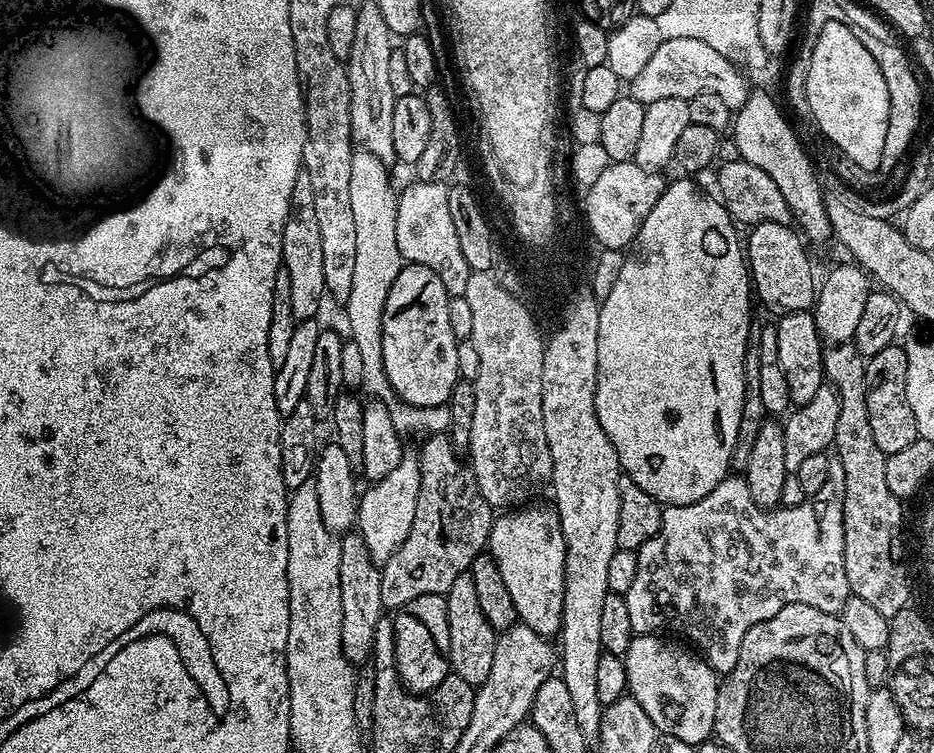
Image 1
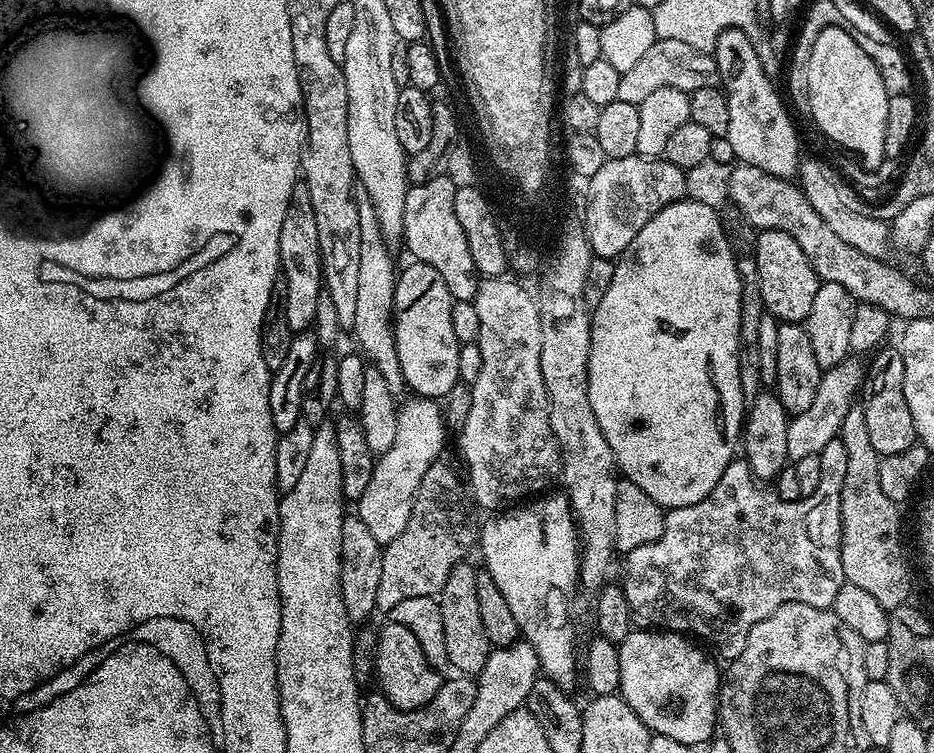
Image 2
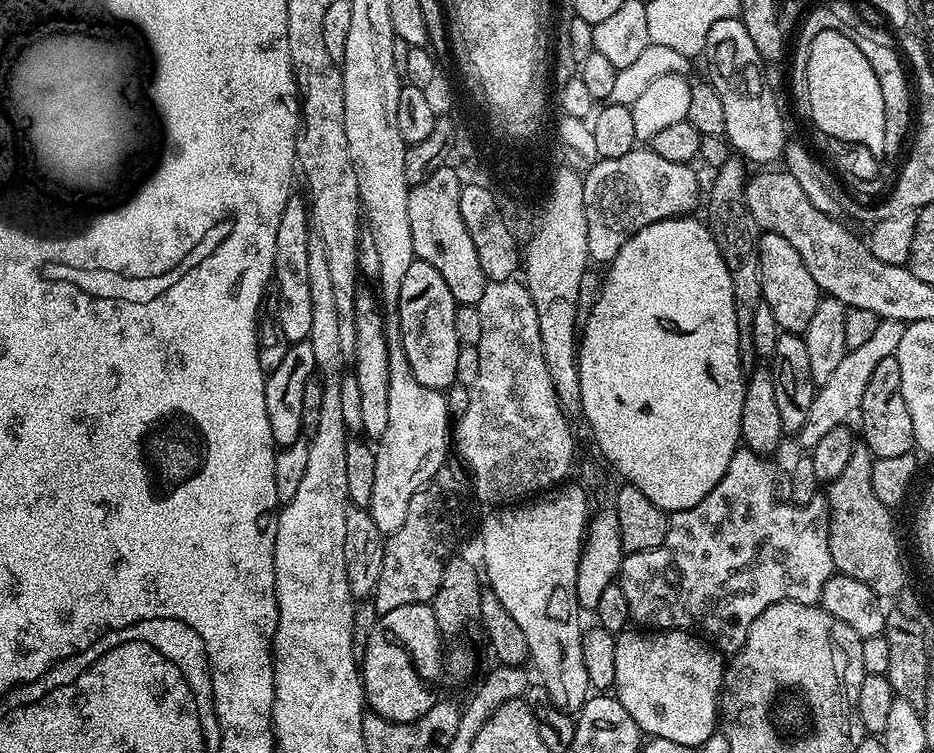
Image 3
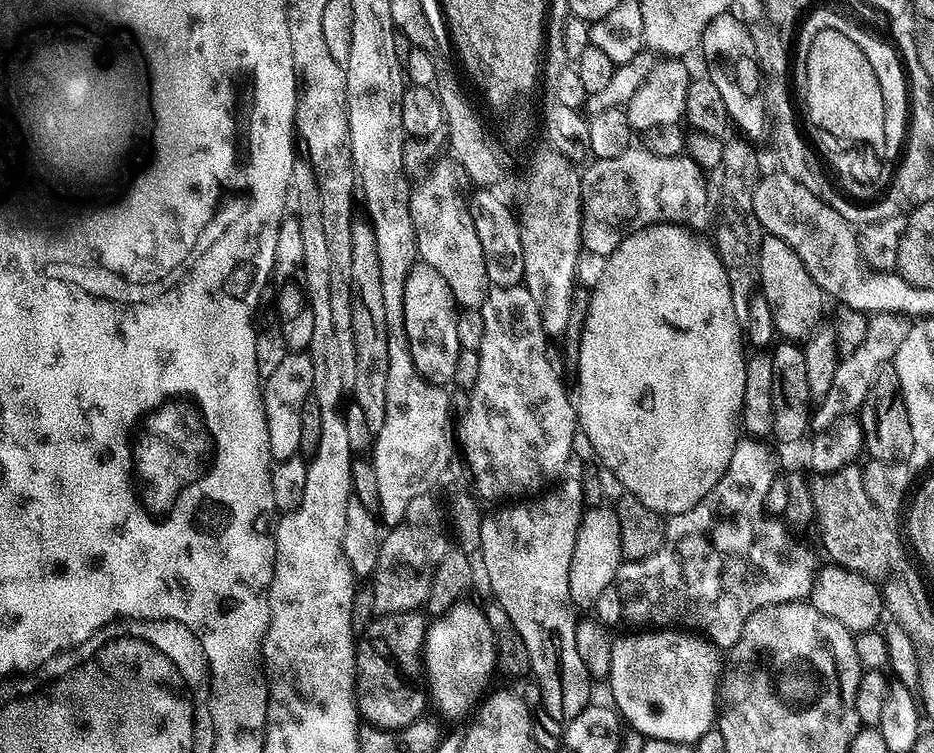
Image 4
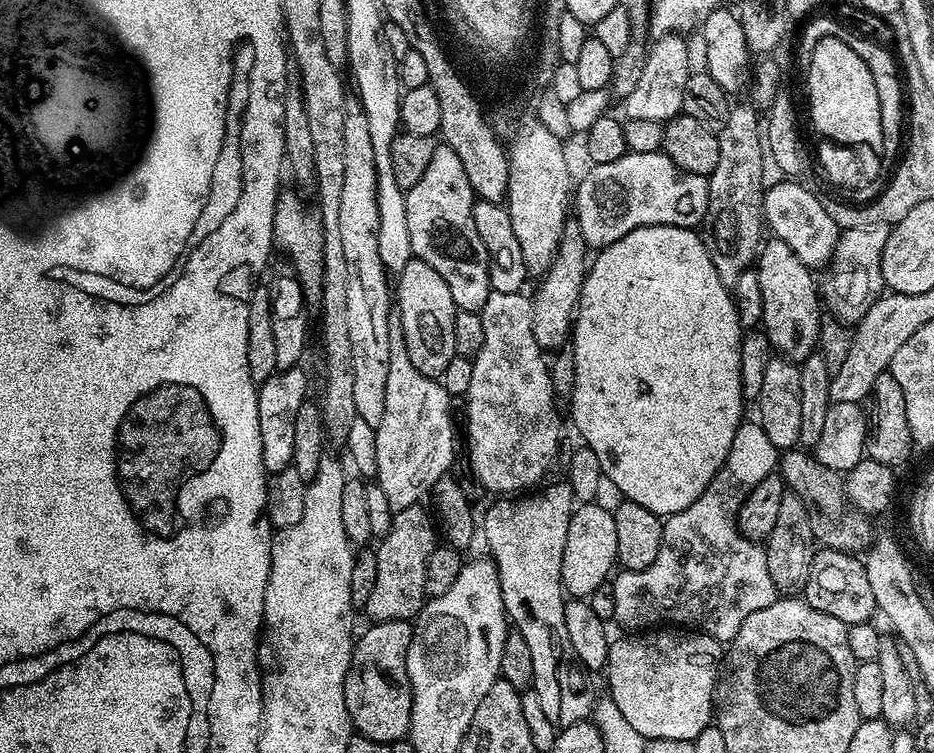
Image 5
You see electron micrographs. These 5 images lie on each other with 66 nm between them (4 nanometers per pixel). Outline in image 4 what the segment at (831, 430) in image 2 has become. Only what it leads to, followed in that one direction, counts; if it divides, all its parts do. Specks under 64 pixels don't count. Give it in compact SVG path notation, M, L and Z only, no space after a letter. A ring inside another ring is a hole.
M877 312L868 316L866 326L866 338L849 357L841 359L838 370L834 374L834 382L826 398L819 401L818 407L812 415L811 427L816 430L824 429L835 419L848 414L859 413L860 407L864 404L866 394L882 366L893 363L898 354L898 346L906 339L910 327L909 317L898 313Z

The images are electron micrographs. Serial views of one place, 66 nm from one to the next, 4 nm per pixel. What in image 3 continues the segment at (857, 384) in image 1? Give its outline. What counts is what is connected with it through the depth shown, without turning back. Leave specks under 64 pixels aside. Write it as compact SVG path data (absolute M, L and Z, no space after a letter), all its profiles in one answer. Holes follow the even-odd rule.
M857 447L842 474L827 485L830 554L833 569L839 575L858 578L858 582L878 587L880 592L892 592L900 586L901 570L893 544L890 510L874 494L873 459L867 447Z

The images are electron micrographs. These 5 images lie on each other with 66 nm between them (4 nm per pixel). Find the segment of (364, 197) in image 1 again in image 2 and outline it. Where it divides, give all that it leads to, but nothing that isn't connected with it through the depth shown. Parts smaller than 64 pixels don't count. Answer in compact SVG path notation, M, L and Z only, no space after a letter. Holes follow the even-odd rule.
M366 198L357 199L358 226L362 230L362 250L358 254L358 303L354 313L354 326L351 335L356 335L359 351L366 357L367 363L386 378L386 386L399 393L405 387L404 376L400 373L396 358L396 343L392 333L394 323L394 290L398 275L398 264L392 261L389 241L385 240L378 226L378 218L372 204Z

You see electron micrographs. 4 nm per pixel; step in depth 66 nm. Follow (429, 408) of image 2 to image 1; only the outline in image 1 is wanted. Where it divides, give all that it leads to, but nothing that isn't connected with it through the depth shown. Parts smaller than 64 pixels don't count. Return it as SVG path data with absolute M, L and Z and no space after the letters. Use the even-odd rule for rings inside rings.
M405 455L404 459L386 474L386 478L367 485L368 489L361 491L356 505L355 527L360 537L366 542L370 550L370 558L375 564L383 566L406 542L406 534L410 534L410 526L414 526L414 510L418 510L418 490L422 487L420 462L415 455Z

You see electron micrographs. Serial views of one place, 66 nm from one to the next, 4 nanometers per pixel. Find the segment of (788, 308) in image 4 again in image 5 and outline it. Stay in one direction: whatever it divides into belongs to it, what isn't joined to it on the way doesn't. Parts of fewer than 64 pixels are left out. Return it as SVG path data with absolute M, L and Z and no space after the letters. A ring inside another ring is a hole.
M768 238L763 241L754 270L758 274L758 286L762 286L762 331L785 360L803 362L817 351L822 317L822 297L817 277L812 277L813 269L804 265L786 242Z

